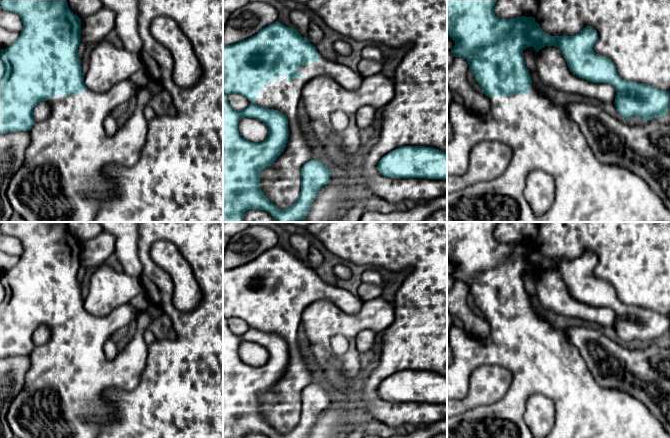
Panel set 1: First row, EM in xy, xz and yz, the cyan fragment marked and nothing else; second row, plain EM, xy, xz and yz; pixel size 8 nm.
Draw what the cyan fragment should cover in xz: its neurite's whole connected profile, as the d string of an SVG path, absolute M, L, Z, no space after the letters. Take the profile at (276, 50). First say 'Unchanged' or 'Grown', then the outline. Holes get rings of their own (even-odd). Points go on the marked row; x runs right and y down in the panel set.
Grown. M278 21L261 29L257 34L255 34L251 38L240 41L236 44L223 44L223 222L244 222L244 213L248 209L265 210L275 218L276 222L302 222L306 218L308 211L312 205L312 202L317 196L317 192L323 186L328 184L331 179L329 168L320 161L311 159L312 150L308 145L300 127L298 109L300 101L302 99L303 87L310 80L318 76L329 76L333 78L335 81L337 81L345 89L355 90L361 86L362 80L365 77L380 73L383 69L383 65L384 59L382 59L381 61L362 59L359 63L359 70L354 71L345 65L338 64L335 61L331 61L322 57L316 50L315 46L308 42L306 37L302 37L295 29L286 27ZM228 94L240 94L252 103L243 110L235 110L230 106L228 102ZM244 117L260 120L268 127L268 137L263 142L253 143L241 137L238 130L238 124L240 120Z

